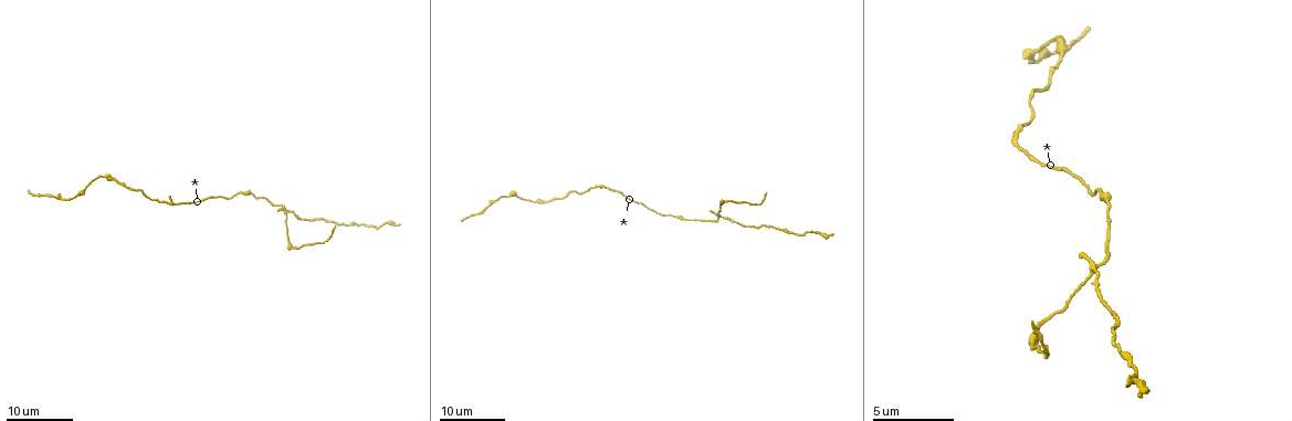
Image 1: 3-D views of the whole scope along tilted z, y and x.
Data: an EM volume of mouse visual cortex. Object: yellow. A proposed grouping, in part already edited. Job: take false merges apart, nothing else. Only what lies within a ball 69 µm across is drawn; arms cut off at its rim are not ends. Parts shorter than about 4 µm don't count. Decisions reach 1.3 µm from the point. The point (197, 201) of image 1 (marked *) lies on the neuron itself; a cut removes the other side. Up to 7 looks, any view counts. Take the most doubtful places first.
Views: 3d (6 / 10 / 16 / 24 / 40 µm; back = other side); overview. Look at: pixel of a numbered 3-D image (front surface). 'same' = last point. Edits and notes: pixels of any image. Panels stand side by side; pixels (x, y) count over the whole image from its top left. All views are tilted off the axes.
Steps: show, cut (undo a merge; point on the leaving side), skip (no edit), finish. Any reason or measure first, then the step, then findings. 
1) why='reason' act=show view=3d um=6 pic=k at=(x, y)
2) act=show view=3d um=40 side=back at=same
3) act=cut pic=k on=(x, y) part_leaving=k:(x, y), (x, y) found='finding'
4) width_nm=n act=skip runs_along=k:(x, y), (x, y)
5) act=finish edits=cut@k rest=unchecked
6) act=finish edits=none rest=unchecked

why='four or more arms meet' act=show view=3d um=16 pic=1 at=(290, 211)

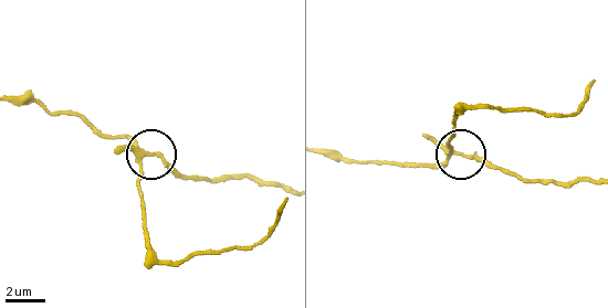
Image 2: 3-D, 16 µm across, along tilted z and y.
act=show view=3d um=10 pic=2 at=(147, 155)

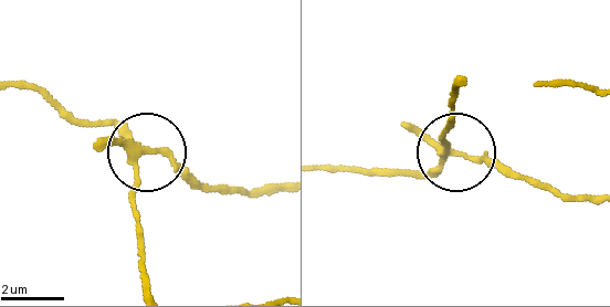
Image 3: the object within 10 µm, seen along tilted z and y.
act=cut pic=3 on=(97, 146) part_leaving=3:(136, 154), (165, 154), (204, 184), (251, 196), (283, 193) found='two neurons meet here'

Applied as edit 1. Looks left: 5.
why='three arms meet' act=show view=3d um=16 pic=1 at=(168, 200)

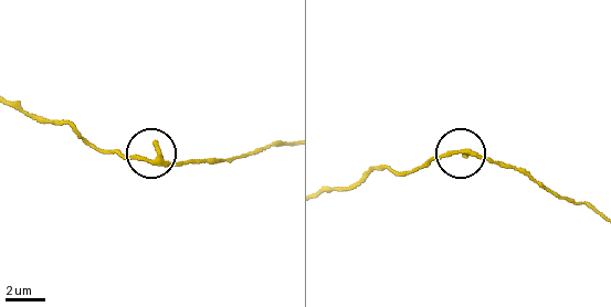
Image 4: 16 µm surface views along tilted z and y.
act=show view=3d um=10 pic=4 at=(450, 152)

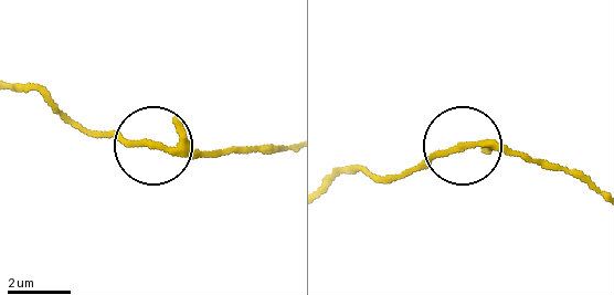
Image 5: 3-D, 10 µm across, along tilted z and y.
arms=3 act=skip found='all the same neuron'

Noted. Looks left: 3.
why='narrows sharply' act=show view=3d um=24 pic=1 at=(489, 205)

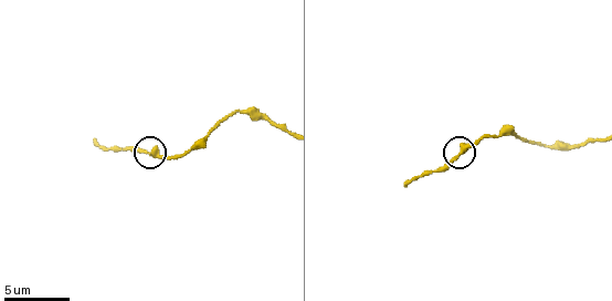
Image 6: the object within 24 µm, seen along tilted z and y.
why='zoom in' act=show view=3d um=10 pic=6 at=(146, 153)

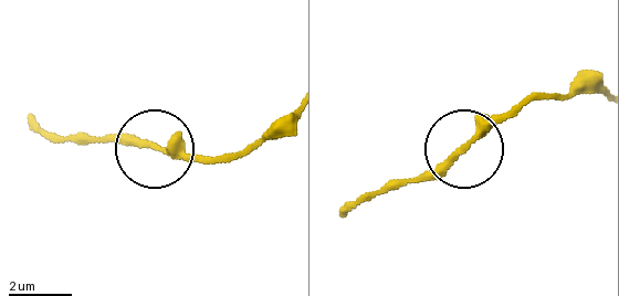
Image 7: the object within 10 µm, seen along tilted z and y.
act=show view=3d um=10 side=back pic=7 at=(154, 146)

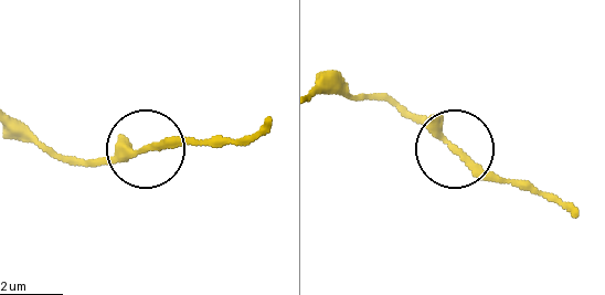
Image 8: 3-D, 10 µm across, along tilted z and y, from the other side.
act=skip runs_along=8:(322, 93), (400, 103), (516, 188) found='one neuron here'

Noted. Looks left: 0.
act=finish edits=cut@3 rest=unchecked

